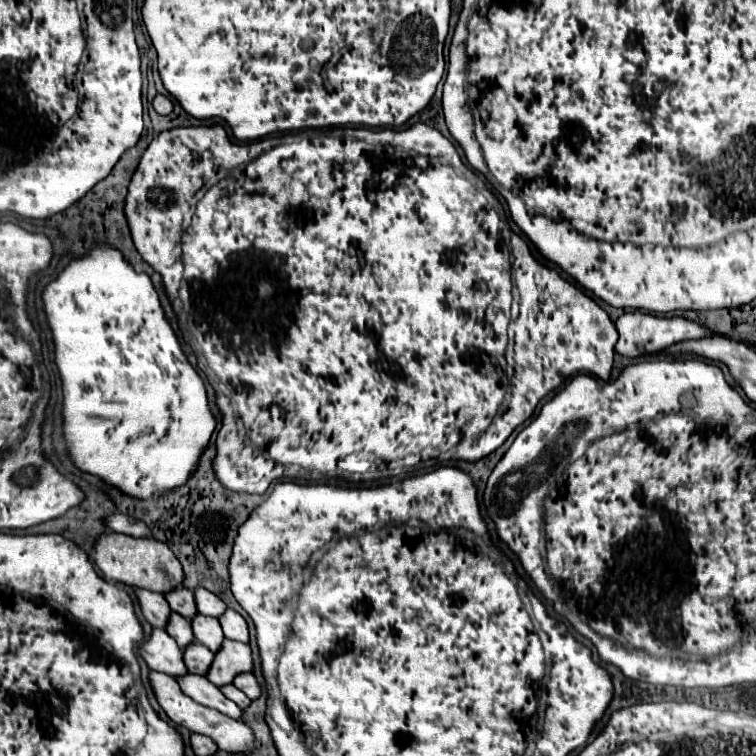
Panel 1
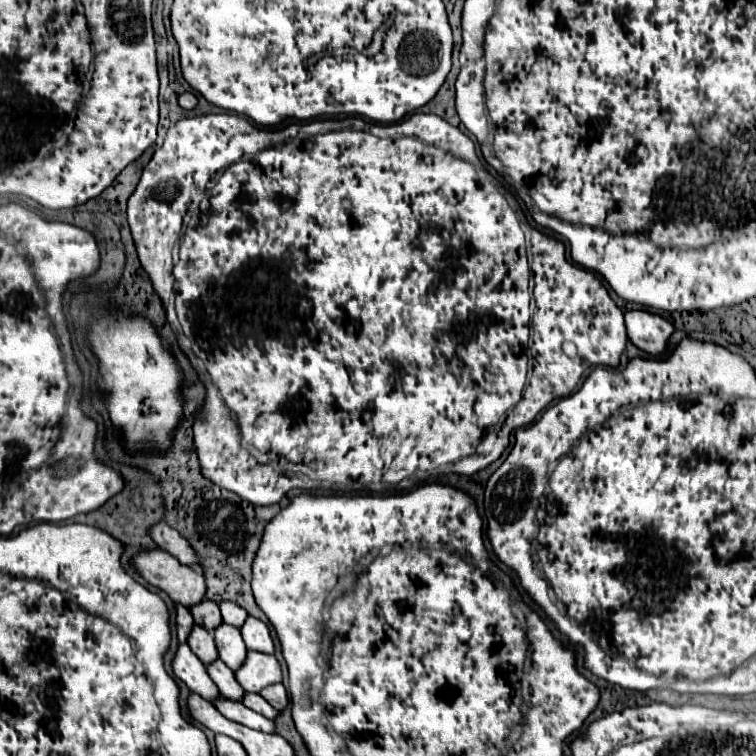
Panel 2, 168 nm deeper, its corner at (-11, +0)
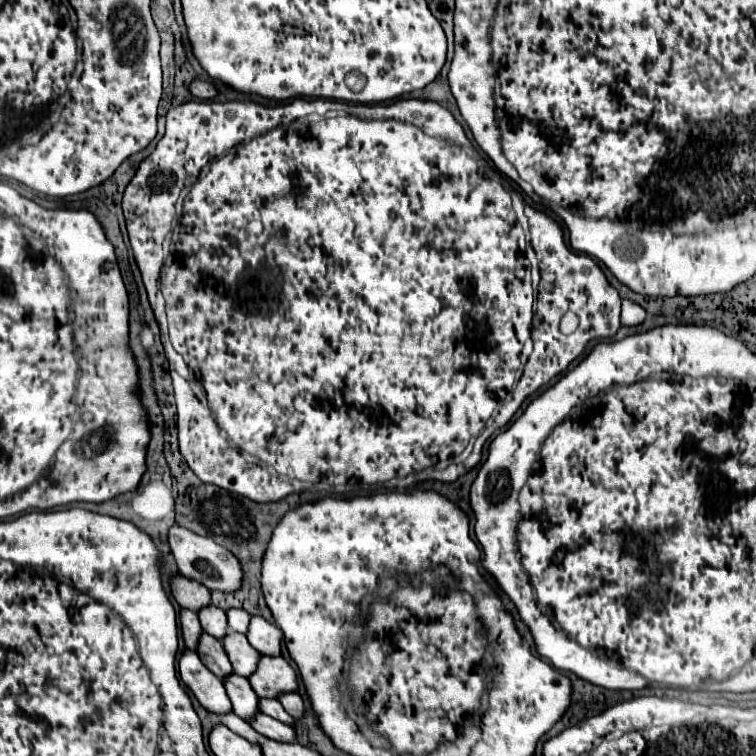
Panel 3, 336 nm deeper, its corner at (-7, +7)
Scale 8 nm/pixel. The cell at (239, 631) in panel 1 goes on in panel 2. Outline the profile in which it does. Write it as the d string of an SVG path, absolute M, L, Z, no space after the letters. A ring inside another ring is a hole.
M247 617L245 625L241 627L241 635L243 635L247 649L259 651L259 653L269 653L269 655L275 653L275 643L271 639L271 631L263 621L259 621L255 617Z

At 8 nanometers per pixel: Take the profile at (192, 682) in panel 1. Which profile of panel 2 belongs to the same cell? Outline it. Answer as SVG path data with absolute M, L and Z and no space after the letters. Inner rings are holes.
M219 697L213 705L221 711L221 715L225 715L227 719L231 719L235 723L241 723L249 729L257 729L257 731L263 731L263 733L275 733L275 723L271 719L247 709L243 703Z

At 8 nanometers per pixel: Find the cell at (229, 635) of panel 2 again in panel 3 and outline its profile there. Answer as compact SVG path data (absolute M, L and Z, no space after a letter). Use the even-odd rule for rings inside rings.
M227 630L221 644L229 656L229 662L231 662L235 674L249 676L251 670L255 670L255 662L259 660L259 652L247 642L245 634L239 634L235 630Z

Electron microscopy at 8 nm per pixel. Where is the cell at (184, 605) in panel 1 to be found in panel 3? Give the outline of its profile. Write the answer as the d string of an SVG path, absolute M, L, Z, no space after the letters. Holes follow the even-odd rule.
M213 604L201 608L197 612L199 616L199 622L203 626L203 630L215 638L223 638L223 632L227 630L227 618L225 618L225 612Z

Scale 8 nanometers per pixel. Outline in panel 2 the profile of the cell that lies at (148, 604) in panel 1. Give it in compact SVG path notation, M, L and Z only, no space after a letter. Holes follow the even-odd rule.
M177 605L177 637L179 637L179 643L187 641L193 625L195 625L195 621L193 621L191 611L183 605Z

